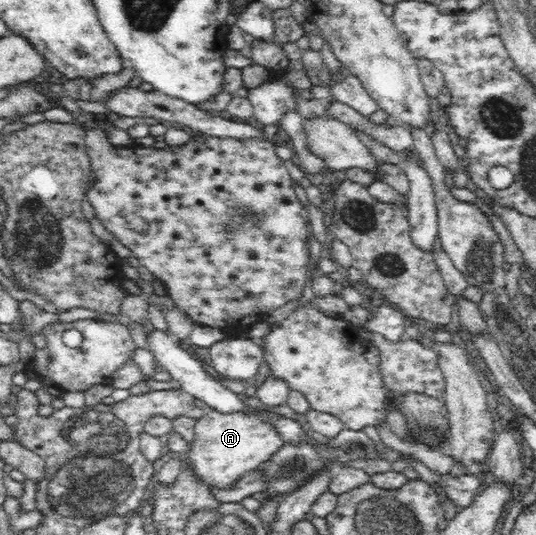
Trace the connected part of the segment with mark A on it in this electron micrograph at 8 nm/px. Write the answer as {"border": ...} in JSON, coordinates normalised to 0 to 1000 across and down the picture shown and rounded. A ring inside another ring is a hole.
{"border":[[[386,766],[379,779],[366,785],[356,811],[362,821],[347,832],[345,879],[356,879],[360,890],[394,918],[433,912],[457,886],[502,862],[528,832],[521,809],[487,778],[453,770],[418,774],[409,766]]]}

